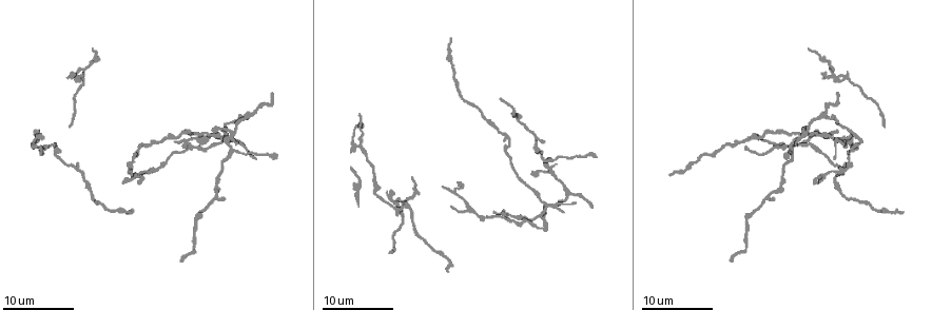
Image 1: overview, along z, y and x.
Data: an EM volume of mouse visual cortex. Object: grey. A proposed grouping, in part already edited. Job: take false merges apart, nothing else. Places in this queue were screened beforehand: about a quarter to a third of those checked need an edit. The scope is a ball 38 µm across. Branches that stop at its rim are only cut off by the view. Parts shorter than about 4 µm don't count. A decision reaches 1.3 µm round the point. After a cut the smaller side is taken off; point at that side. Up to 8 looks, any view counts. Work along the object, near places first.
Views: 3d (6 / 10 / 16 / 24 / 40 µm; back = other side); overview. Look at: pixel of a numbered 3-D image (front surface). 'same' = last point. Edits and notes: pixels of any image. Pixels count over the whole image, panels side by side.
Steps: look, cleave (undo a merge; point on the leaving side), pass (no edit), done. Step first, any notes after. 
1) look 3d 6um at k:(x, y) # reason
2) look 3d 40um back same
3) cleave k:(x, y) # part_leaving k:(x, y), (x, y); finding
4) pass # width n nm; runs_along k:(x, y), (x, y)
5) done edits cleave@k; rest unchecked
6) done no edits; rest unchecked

look 3d 24um at 1:(234, 152) # two arms in line, one across

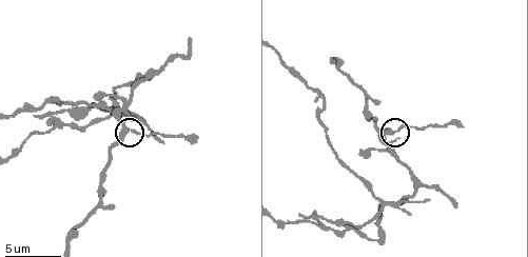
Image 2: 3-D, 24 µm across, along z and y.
look 3d 10um at 2:(395, 132)

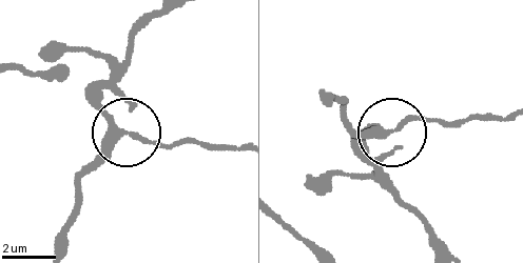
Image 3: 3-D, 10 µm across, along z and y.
pass # side_arm 7 um; one neuron here

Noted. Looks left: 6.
look 3d 6um at 2:(420, 185) # branch point

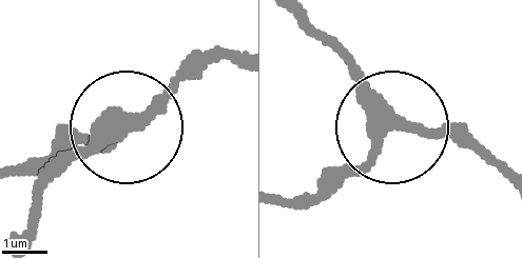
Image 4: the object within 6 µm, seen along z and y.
pass # width 330 nm; runs_along 4:(287, 205), (321, 195), (388, 131), (464, 134); continuous, no second neuron

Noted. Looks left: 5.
look 3d 16um at 2:(386, 203)

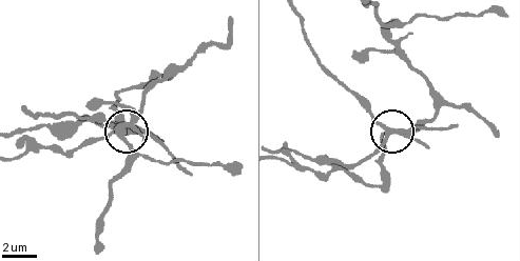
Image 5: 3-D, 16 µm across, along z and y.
cleave 5:(153, 140) # width 250 nm; a second neuron is stuck on

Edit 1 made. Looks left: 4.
look overview

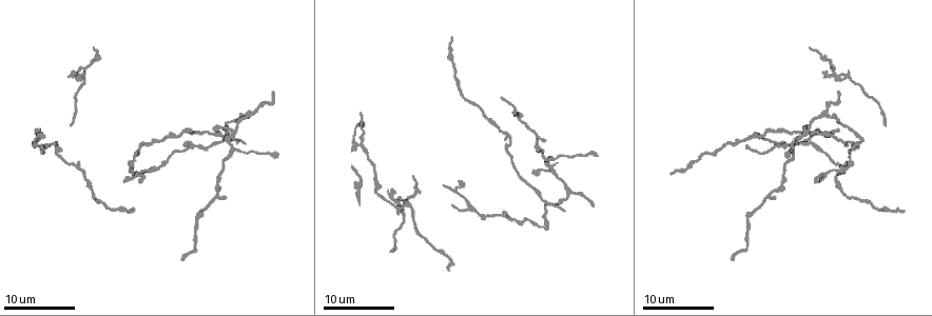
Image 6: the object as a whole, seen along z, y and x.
look 3d 16um at 6:(816, 130) # three-way junction

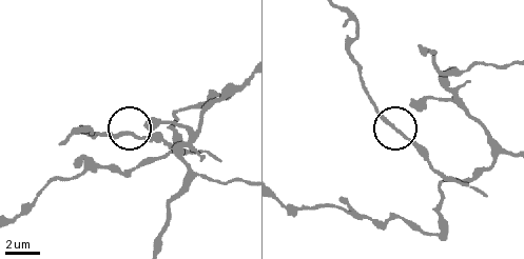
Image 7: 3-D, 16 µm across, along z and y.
look 3d 6um at 7:(126, 134)

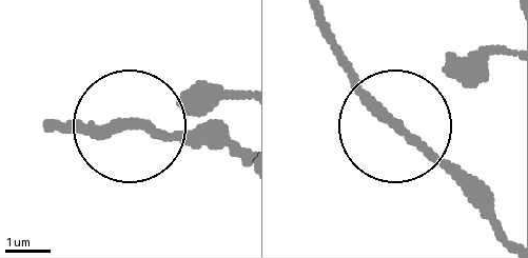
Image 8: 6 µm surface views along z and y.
pass # runs_along 8:(501, 50), (455, 61), (403, 128), (474, 204); continuous, no second neuron

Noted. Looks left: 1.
done edits cleave@5; rest unchecked

